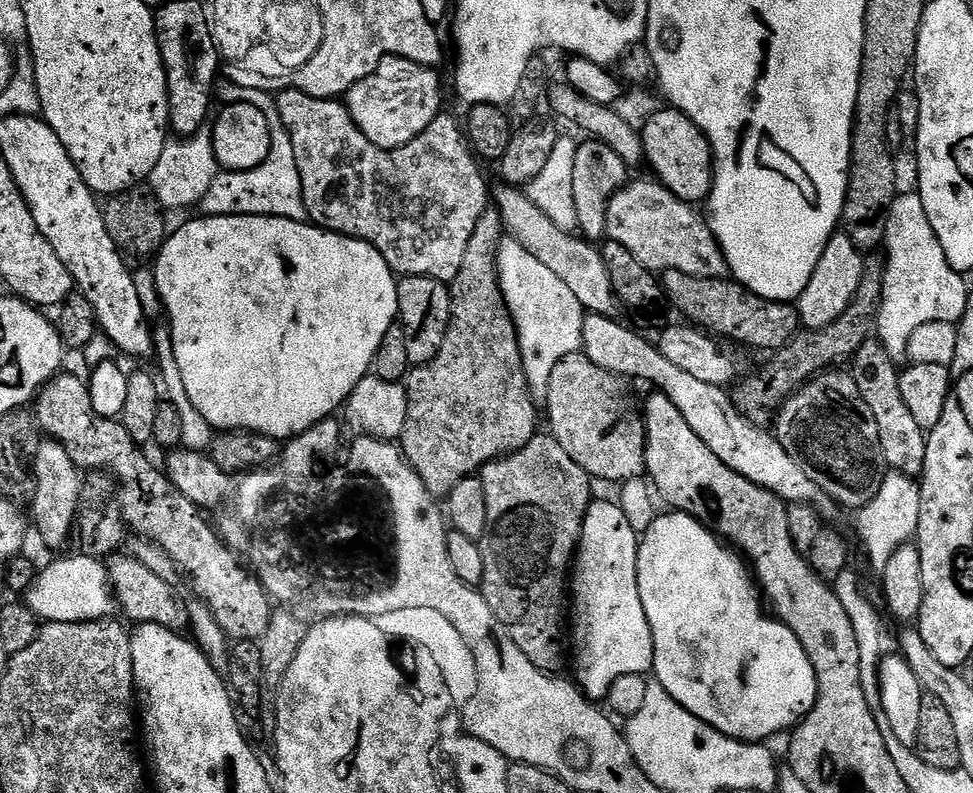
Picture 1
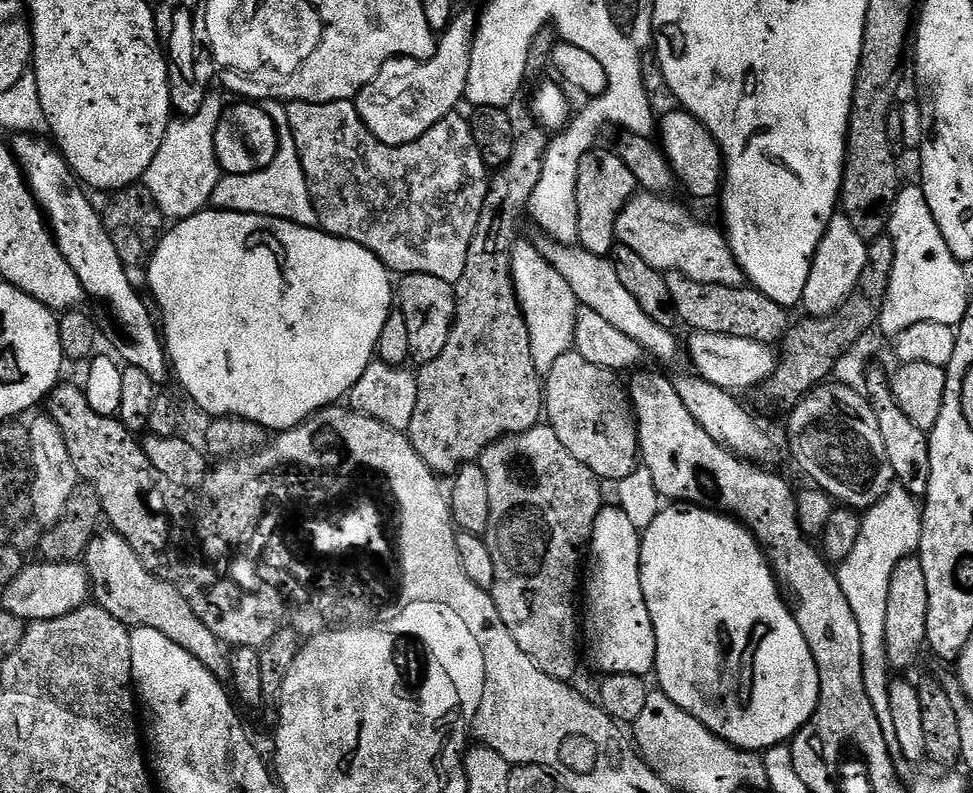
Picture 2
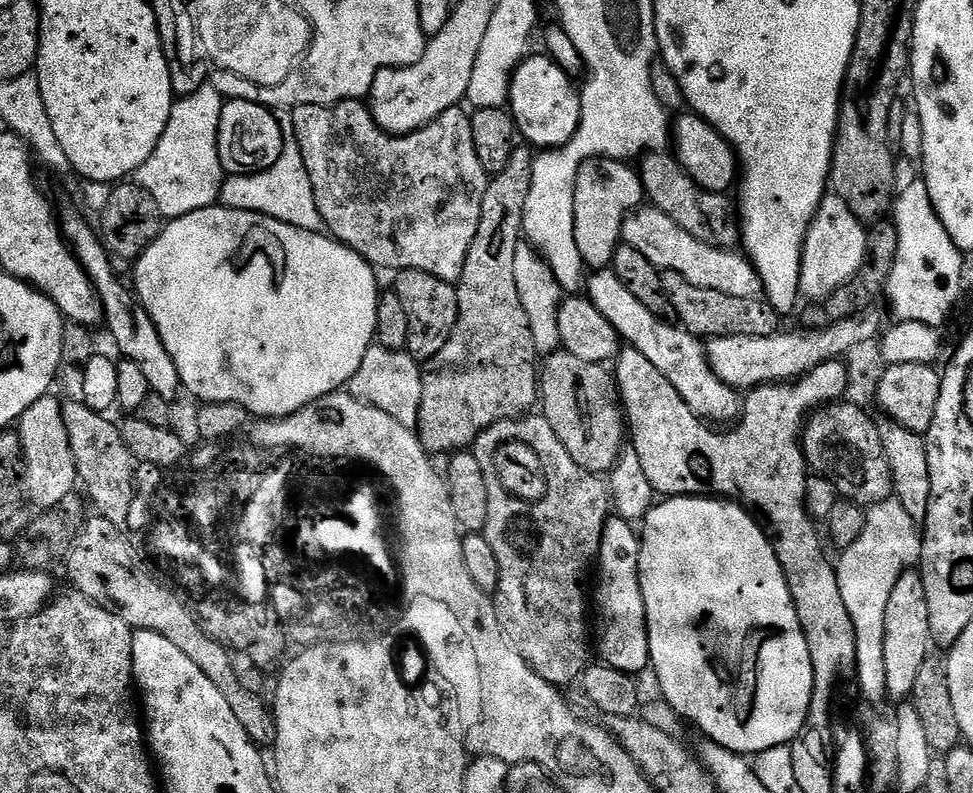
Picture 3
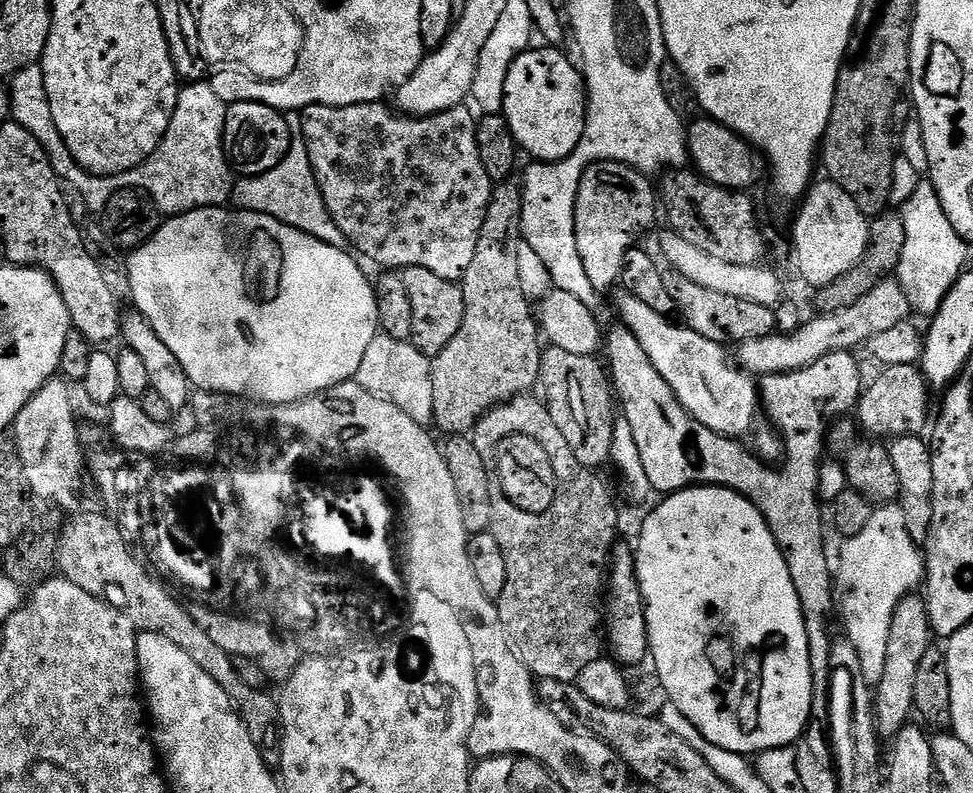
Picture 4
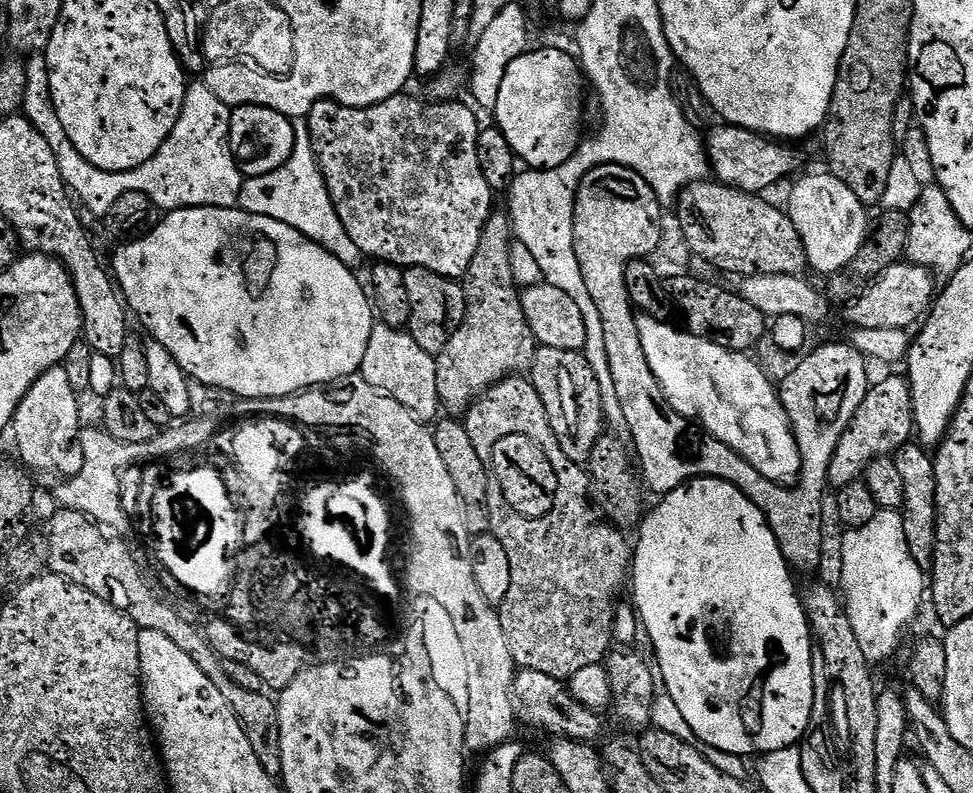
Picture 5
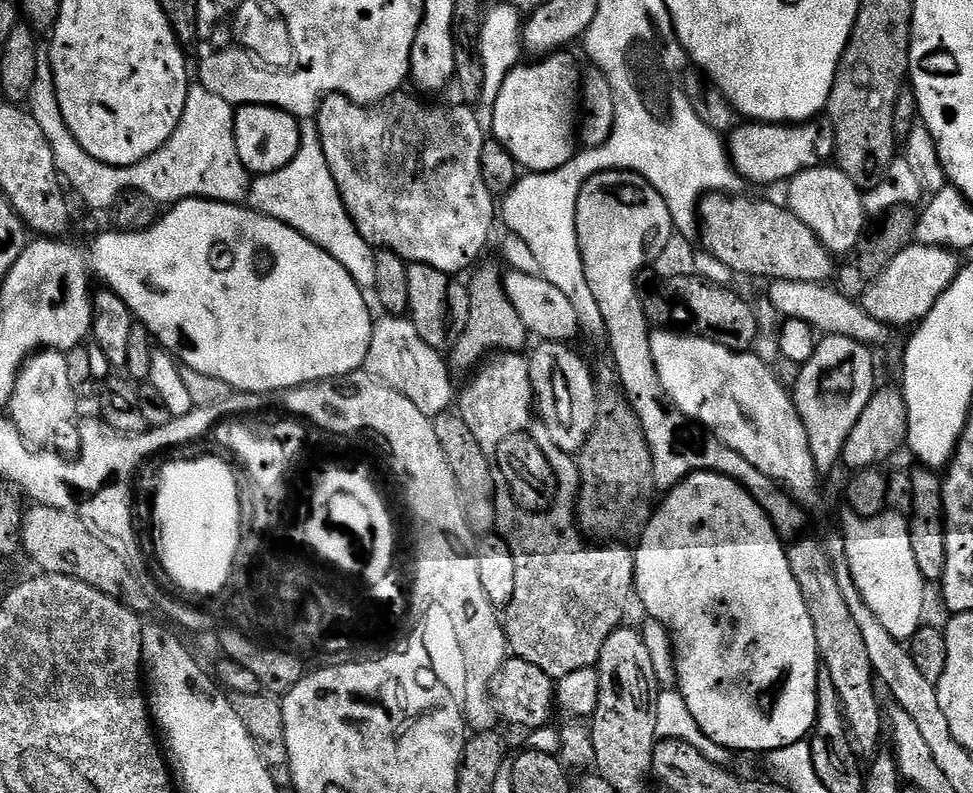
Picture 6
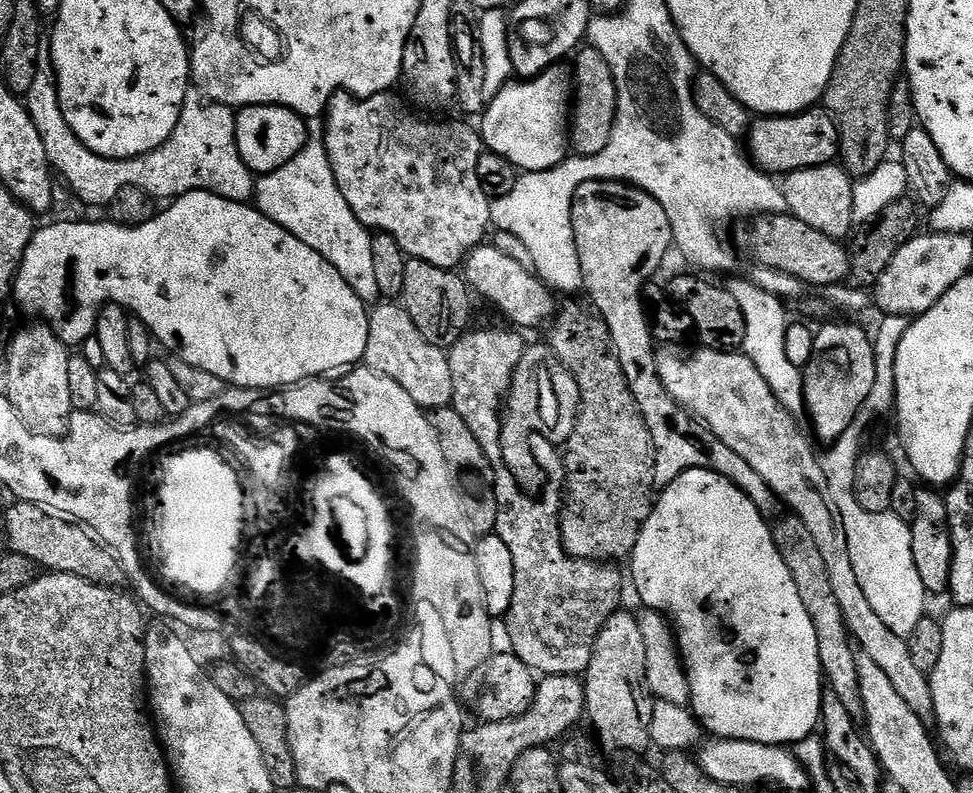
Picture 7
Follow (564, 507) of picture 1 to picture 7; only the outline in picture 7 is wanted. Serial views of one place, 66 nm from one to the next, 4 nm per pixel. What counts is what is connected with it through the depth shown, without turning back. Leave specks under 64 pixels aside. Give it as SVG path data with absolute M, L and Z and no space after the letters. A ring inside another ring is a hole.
M473 327L447 349L450 378L454 382L451 407L462 414L474 438L482 442L482 450L486 450L496 475L498 518L495 535L510 546L514 558L514 602L510 602L506 617L508 640L512 643L510 651L537 674L580 676L590 666L594 642L602 626L606 626L615 612L621 611L626 576L616 569L619 567L615 563L575 560L564 548L560 537L564 458L557 445L539 434L532 438L539 466L546 475L552 476L552 488L548 488L548 500L544 500L544 504L528 504L528 500L524 500L527 493L519 488L503 461L500 449L502 409L526 347L519 331L503 327Z

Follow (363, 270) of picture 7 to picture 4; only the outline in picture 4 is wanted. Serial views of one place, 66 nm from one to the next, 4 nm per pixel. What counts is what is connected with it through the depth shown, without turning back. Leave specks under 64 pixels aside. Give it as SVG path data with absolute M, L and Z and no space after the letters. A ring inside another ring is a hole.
M290 114L285 117L290 126L292 145L286 158L274 170L257 176L246 176L235 181L232 189L231 203L241 212L257 212L278 218L286 226L294 226L322 242L335 248L347 249L349 242L338 230L338 222L326 210L326 202L320 193L316 175L310 162L310 154L306 150L306 142L302 134L302 122L299 115Z

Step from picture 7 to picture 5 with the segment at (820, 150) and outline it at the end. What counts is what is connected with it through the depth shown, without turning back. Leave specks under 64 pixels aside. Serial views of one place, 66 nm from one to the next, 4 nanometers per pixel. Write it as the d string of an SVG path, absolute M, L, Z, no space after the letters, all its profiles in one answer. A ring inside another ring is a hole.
M723 122L706 136L706 151L715 179L731 188L757 194L767 193L767 188L782 183L799 166L800 156L788 144L791 143Z

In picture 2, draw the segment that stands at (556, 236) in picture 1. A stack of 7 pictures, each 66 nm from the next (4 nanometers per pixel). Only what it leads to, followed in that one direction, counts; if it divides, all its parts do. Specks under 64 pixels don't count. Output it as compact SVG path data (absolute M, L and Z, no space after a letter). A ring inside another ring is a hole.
M547 238L537 239L535 246L542 258L546 258L546 262L550 262L550 266L554 266L554 270L558 270L562 278L566 278L566 286L574 290L580 308L589 308L602 314L602 318L606 318L606 322L610 322L614 330L622 330L622 334L634 338L634 342L638 342L649 357L672 360L679 352L681 355L682 344L681 341L680 344L676 341L677 333L671 328L658 326L658 322L654 322L654 318L650 318L650 314L646 314L646 310L638 306L634 294L630 294L630 290L622 286L621 280L618 279L618 270L608 256L595 256L579 246L558 244Z

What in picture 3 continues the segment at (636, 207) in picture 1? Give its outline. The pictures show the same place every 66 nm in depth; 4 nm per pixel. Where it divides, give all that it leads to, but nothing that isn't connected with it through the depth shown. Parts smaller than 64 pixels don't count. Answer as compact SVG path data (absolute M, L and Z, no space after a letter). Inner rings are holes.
M641 206L628 215L622 233L623 243L634 246L649 262L665 272L677 272L694 286L706 286L706 290L719 290L734 298L757 298L763 293L764 284L747 255L730 248L715 248L694 234L686 234L674 218L662 214L662 210Z

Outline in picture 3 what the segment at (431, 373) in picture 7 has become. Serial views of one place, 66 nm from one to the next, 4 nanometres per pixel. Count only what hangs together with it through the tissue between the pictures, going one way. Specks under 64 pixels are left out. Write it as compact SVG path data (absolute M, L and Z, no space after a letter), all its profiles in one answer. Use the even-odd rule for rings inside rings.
M376 342L366 350L366 358L362 358L362 366L358 366L346 388L354 398L378 410L386 410L386 414L402 422L402 426L415 429L420 423L423 385L424 373L421 361L414 359L407 350L403 352L390 350Z

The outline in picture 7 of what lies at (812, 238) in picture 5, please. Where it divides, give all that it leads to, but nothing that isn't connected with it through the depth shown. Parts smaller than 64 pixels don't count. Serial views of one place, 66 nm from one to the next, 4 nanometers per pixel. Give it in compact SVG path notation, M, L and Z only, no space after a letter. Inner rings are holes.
M835 163L789 172L782 180L784 197L788 203L787 211L806 222L806 226L814 226L814 230L822 230L822 234L843 241L854 232L853 183L853 177Z

